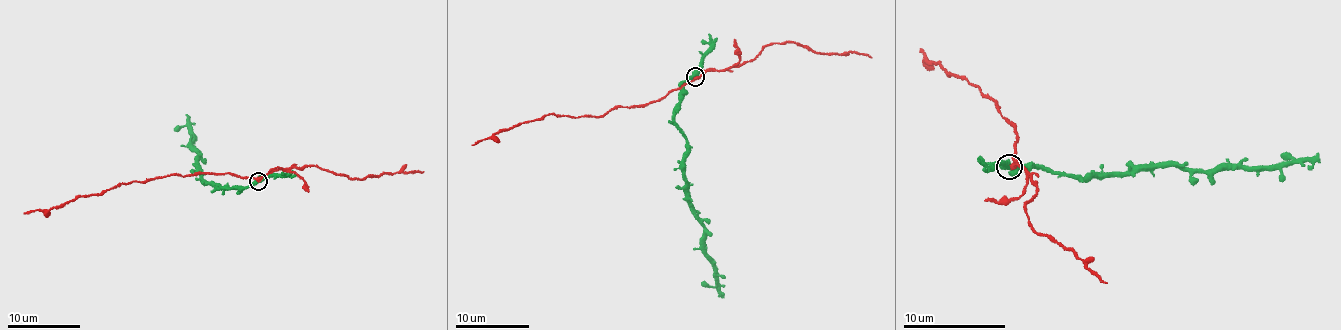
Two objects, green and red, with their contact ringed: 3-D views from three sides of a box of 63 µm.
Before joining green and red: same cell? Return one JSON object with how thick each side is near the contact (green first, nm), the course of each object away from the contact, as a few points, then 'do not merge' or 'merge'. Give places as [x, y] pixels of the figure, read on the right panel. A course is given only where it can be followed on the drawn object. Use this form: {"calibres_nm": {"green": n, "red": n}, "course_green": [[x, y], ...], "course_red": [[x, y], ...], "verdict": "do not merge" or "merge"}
{"calibres_nm": {"green": 480, "red": 260}, "course_green": [[1009, 168], [1005, 164], [1007, 167], [1051, 168], [1069, 177], [1169, 163], [1202, 170], [1319, 158]], "course_red": [[1011, 167], [1017, 134], [1014, 126], [1000, 116], [999, 107], [987, 95], [967, 80], [924, 58], [919, 50]], "verdict": "do not merge"}

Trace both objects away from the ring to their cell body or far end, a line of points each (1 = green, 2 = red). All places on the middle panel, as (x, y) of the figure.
1: (695, 76), (683, 86), (674, 117), (686, 139), (689, 208), (703, 226), (703, 252), (723, 296)
2: (695, 78), (643, 105), (616, 108), (588, 117), (545, 115), (495, 132), (472, 145)

